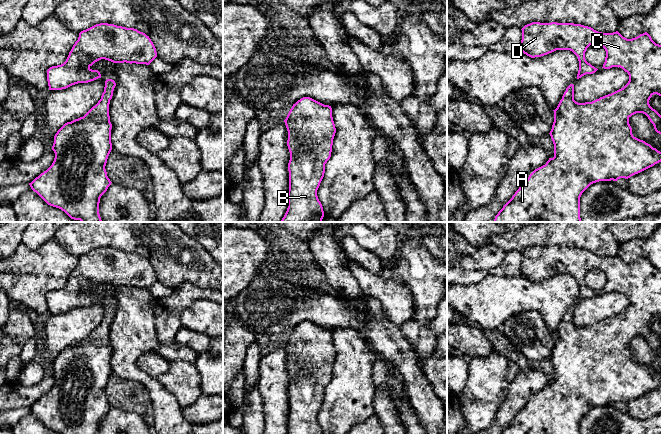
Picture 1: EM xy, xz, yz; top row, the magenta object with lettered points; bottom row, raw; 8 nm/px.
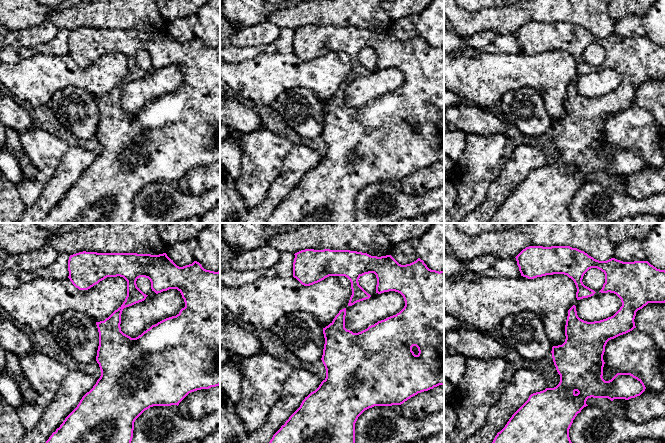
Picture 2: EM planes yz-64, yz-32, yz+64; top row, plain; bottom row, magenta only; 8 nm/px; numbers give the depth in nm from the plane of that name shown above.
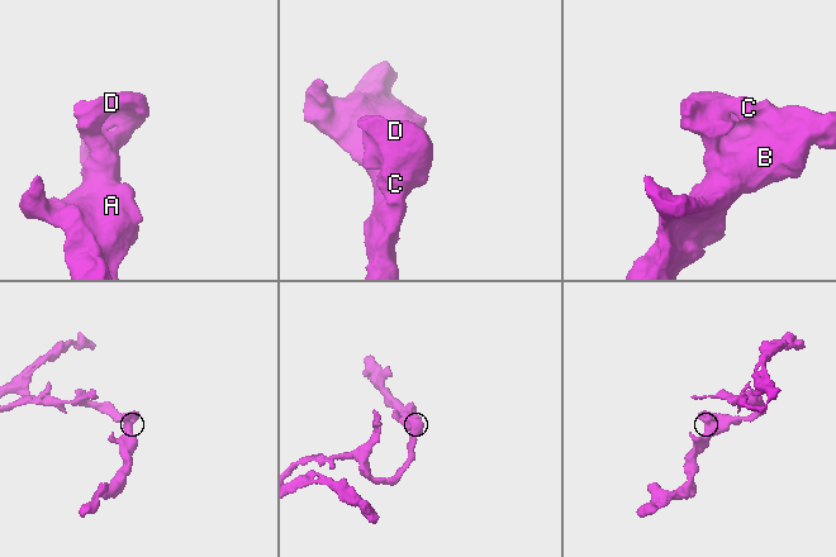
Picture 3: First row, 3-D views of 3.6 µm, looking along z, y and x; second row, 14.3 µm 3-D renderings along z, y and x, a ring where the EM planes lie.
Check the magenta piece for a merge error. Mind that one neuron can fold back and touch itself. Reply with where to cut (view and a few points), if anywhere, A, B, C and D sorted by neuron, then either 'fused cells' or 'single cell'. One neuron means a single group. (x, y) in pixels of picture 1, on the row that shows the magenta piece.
no cut | A B C D | single cell

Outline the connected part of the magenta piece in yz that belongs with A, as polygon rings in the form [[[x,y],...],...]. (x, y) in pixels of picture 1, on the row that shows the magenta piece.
[[[532,22],[521,30],[521,51],[531,58],[541,57],[556,50],[572,51],[579,61],[577,79],[598,70],[585,59],[585,52],[592,44],[600,45],[606,51],[602,68],[620,67],[629,75],[629,81],[623,88],[592,102],[576,102],[574,85],[570,84],[566,88],[557,108],[553,110],[554,122],[549,134],[554,144],[554,157],[549,158],[545,165],[535,169],[529,175],[526,182],[519,187],[494,219],[494,222],[581,222],[580,197],[591,184],[599,181],[617,181],[620,178],[628,179],[661,162],[661,152],[645,141],[634,137],[629,124],[629,118],[632,115],[643,113],[653,124],[655,131],[661,134],[661,115],[649,104],[654,94],[661,96],[661,45],[656,44],[647,32],[627,39],[618,31],[602,33],[591,27],[574,23]]]

